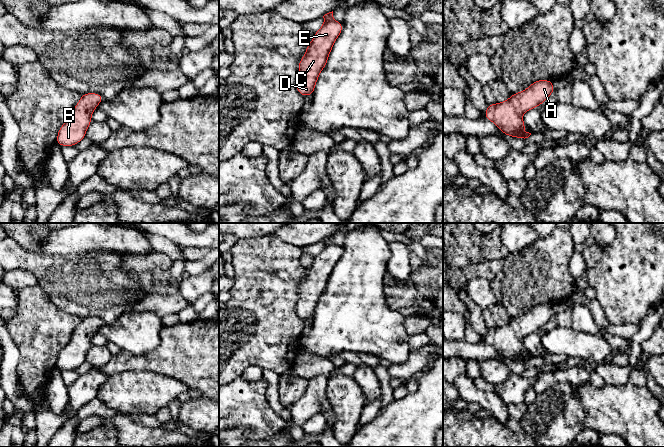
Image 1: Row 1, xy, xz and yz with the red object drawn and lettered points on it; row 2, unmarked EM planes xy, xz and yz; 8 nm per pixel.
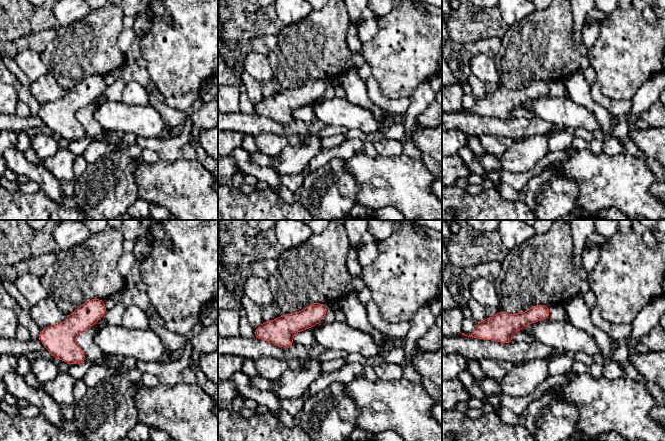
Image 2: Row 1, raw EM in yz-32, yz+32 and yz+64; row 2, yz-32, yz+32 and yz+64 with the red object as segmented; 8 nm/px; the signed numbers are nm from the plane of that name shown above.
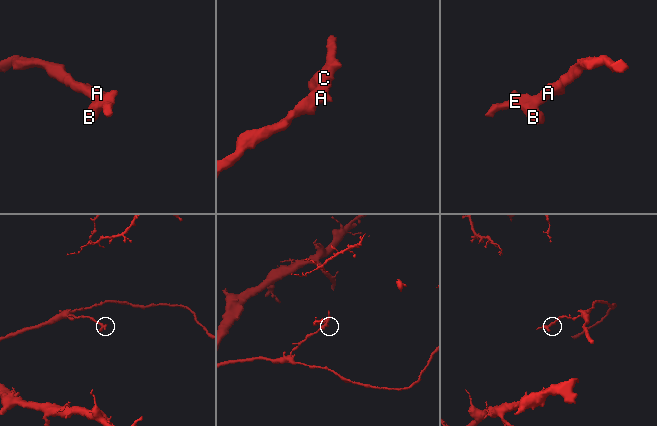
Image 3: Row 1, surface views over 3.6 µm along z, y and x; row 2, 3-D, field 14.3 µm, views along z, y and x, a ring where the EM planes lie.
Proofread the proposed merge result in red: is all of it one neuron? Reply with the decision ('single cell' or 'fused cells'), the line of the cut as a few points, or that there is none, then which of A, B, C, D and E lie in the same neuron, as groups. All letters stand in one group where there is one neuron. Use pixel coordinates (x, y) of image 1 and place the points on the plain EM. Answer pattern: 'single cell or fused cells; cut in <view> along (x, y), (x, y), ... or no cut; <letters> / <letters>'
single cell; no cut; A B C D E

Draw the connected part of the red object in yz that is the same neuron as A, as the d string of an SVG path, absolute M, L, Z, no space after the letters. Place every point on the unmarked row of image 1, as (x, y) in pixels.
M537 304L522 316L511 318L511 321L501 327L488 328L484 341L492 345L506 360L528 362L531 357L524 357L527 350L522 339L540 330L555 312L552 304Z

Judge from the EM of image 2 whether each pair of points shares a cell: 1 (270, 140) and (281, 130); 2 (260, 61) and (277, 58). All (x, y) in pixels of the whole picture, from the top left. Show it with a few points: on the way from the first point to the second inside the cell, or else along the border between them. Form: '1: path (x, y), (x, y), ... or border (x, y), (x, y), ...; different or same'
1: border (284, 136), (258, 134), (254, 137); different
2: border (266, 57), (274, 77); different

